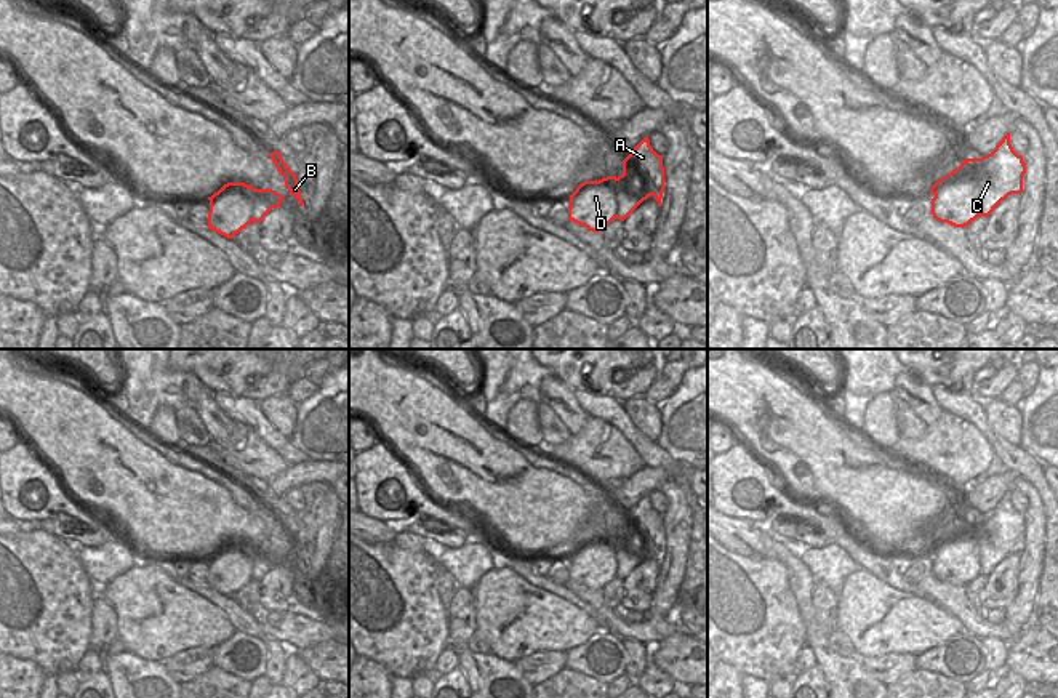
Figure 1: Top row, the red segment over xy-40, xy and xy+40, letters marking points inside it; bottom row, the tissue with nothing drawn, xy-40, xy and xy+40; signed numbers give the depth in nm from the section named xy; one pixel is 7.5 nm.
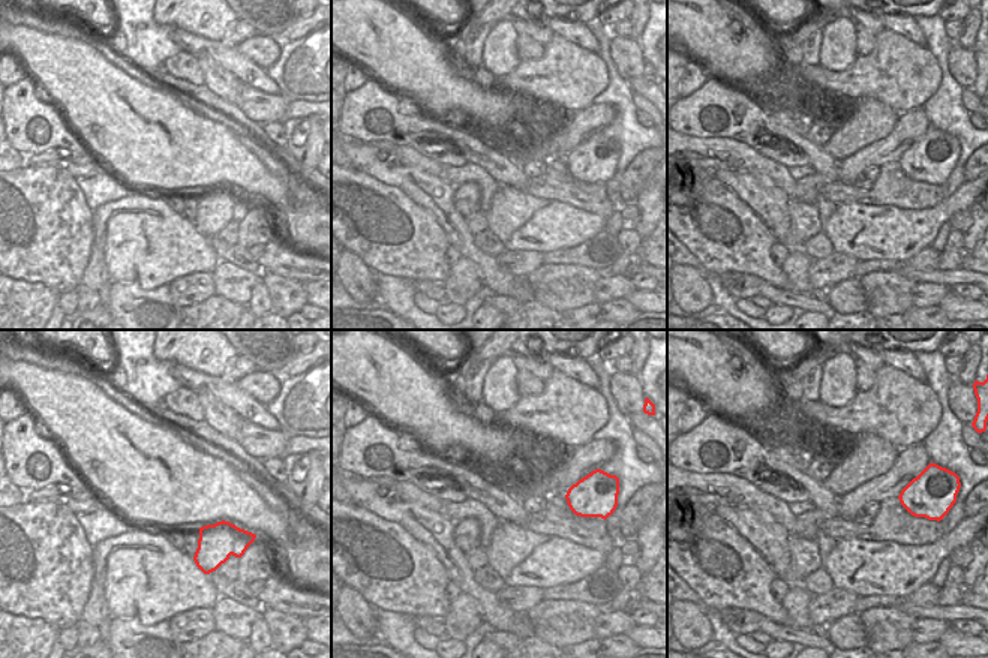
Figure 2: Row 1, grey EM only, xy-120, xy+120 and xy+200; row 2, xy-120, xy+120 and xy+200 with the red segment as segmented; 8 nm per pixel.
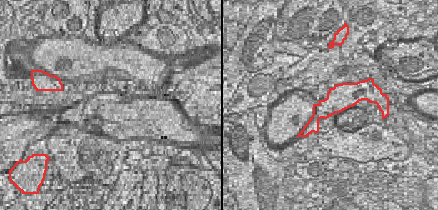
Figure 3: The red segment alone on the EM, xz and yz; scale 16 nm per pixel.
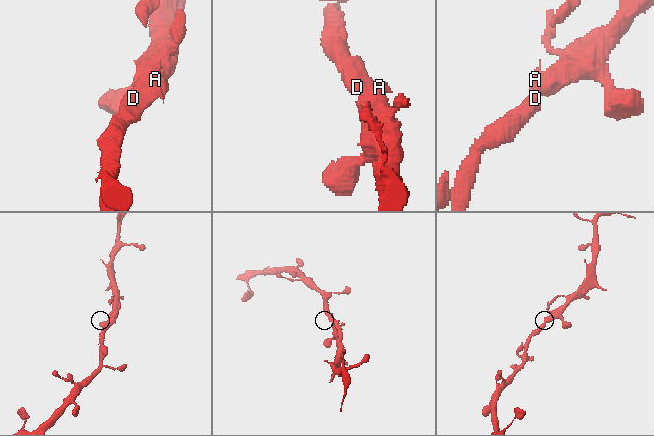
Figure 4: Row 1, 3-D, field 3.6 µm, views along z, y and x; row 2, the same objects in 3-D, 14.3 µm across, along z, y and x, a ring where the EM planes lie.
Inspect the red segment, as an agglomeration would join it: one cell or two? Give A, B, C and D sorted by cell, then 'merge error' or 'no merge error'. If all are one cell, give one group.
A B C D | no merge error

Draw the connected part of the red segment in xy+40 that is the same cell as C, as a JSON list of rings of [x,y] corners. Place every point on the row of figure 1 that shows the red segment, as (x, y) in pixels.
[[[1007,133],[996,149],[981,158],[967,158],[959,168],[952,170],[949,174],[940,178],[930,192],[935,195],[932,199],[932,215],[940,223],[948,223],[954,227],[965,227],[978,216],[989,216],[994,208],[1012,194],[1023,192],[1023,176],[1026,173],[1026,165],[1023,155],[1018,155],[1010,144],[1010,133]]]

